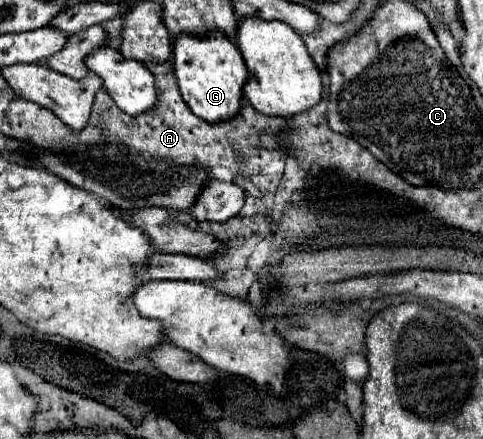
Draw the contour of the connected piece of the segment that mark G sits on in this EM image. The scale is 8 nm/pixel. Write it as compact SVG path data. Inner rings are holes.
M220 33L198 39L192 35L180 35L174 41L174 73L178 79L178 89L186 105L194 115L208 123L220 123L232 119L242 109L242 85L246 85L248 71L244 59L234 43Z

